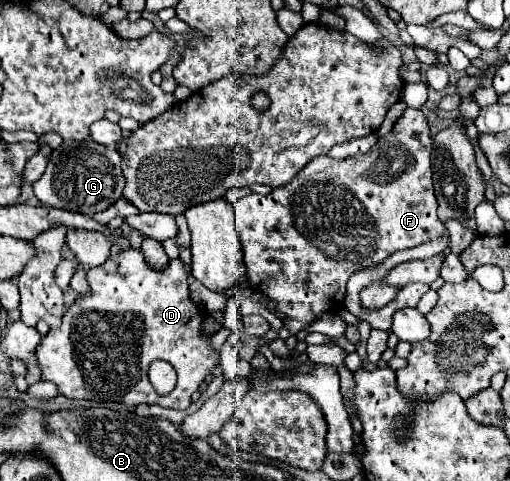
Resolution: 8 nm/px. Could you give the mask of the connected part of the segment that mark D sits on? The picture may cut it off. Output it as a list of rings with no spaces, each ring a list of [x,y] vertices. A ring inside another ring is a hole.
[[[123,249],[99,265],[87,271],[89,293],[77,295],[73,305],[63,315],[63,323],[51,329],[43,343],[37,347],[37,361],[43,371],[45,381],[53,381],[59,393],[69,399],[99,399],[117,401],[125,405],[161,405],[171,409],[187,409],[191,405],[191,395],[199,389],[213,367],[219,365],[219,353],[211,347],[211,337],[203,333],[205,313],[189,297],[187,265],[181,259],[173,259],[165,271],[155,271],[145,263],[141,249]],[[155,359],[169,361],[177,375],[177,387],[169,395],[155,393],[147,379],[147,367]]]

